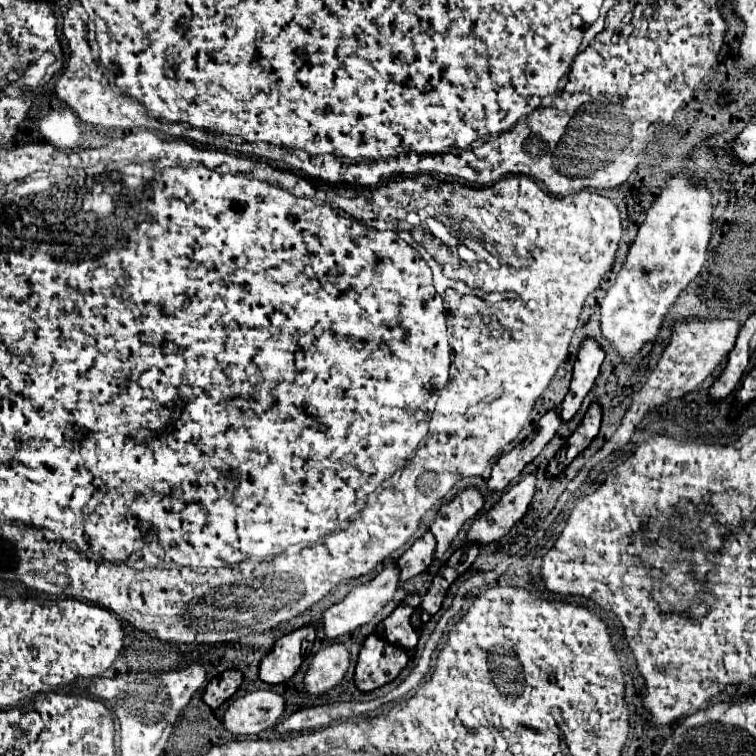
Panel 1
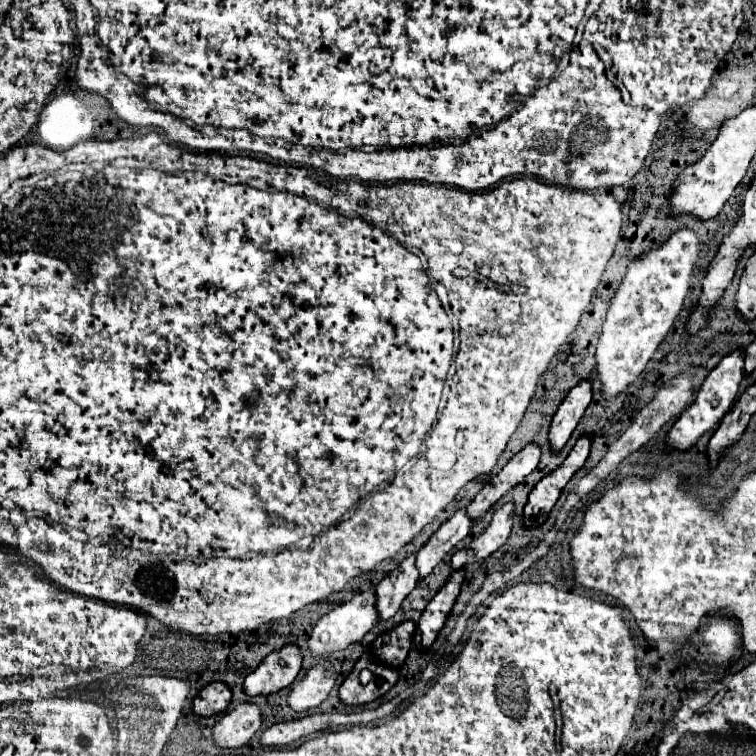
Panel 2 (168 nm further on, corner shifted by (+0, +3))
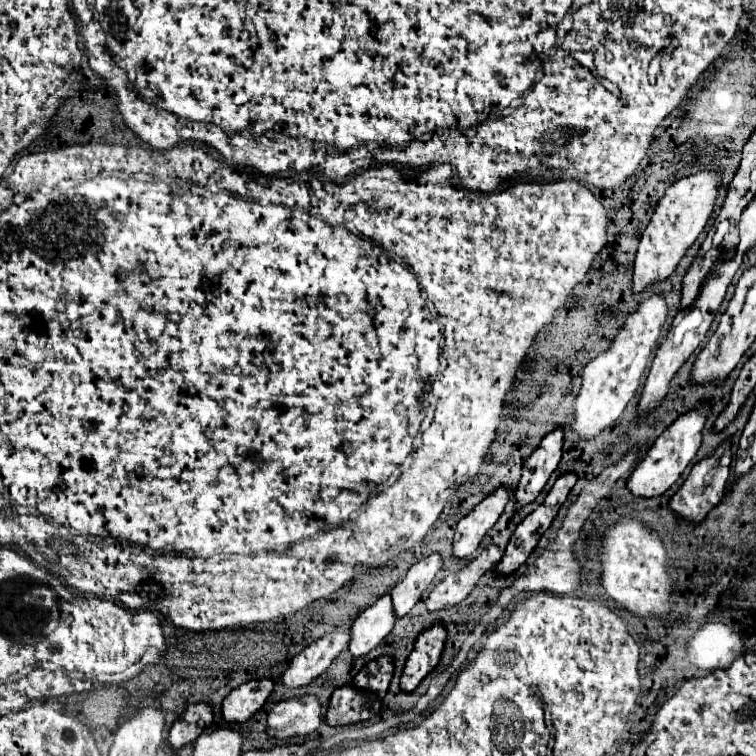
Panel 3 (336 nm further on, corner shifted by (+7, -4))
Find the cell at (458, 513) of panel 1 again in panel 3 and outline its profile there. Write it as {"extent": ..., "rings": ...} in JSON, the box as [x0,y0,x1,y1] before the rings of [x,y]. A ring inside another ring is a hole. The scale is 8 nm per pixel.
{"extent":[391,552,443,618],"rings":[[[437,552],[427,558],[421,558],[417,564],[409,568],[407,576],[391,590],[397,618],[405,616],[415,606],[415,602],[421,598],[421,594],[441,568],[443,568],[443,558]]]}

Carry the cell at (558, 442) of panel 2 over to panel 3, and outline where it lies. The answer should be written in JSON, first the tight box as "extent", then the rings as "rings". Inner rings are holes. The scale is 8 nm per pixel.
{"extent":[515,428,563,506],"rings":[[[555,428],[541,440],[539,448],[525,460],[521,482],[515,490],[519,506],[529,504],[537,498],[541,488],[547,484],[551,472],[557,468],[561,454],[563,454],[563,428]]]}

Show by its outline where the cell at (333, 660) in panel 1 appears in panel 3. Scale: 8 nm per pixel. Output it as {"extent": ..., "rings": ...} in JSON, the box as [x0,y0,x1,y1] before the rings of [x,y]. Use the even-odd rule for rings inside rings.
{"extent":[267,694,321,740],"rings":[[[303,694],[281,700],[267,718],[267,734],[287,740],[291,736],[307,736],[319,728],[321,704],[315,694]]]}

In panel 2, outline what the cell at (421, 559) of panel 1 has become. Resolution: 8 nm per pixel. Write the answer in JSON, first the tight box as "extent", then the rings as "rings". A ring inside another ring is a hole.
{"extent":[376,555,418,621],"rings":[[[410,555],[376,587],[378,621],[392,619],[398,613],[402,601],[416,587],[416,583],[418,583],[418,571],[414,567],[414,555]]]}

